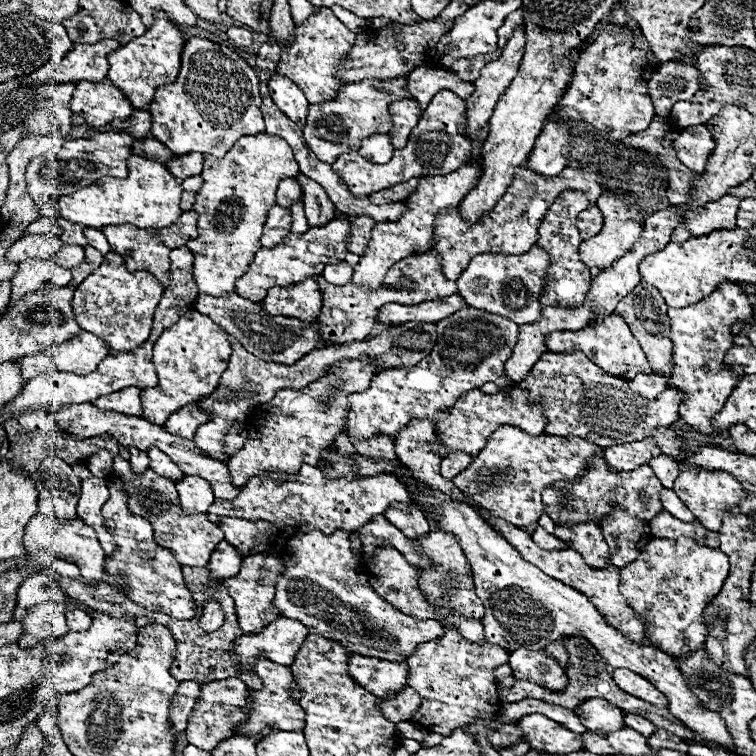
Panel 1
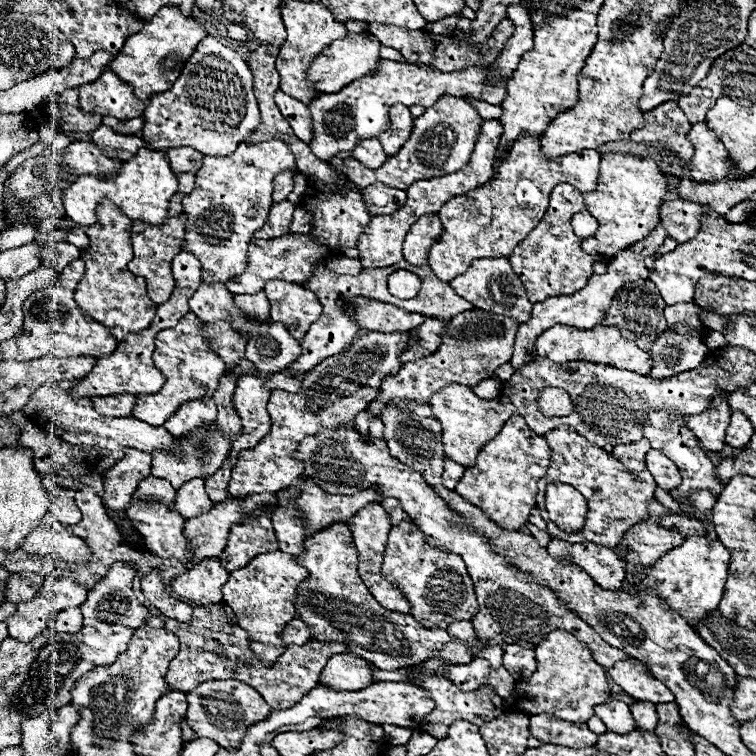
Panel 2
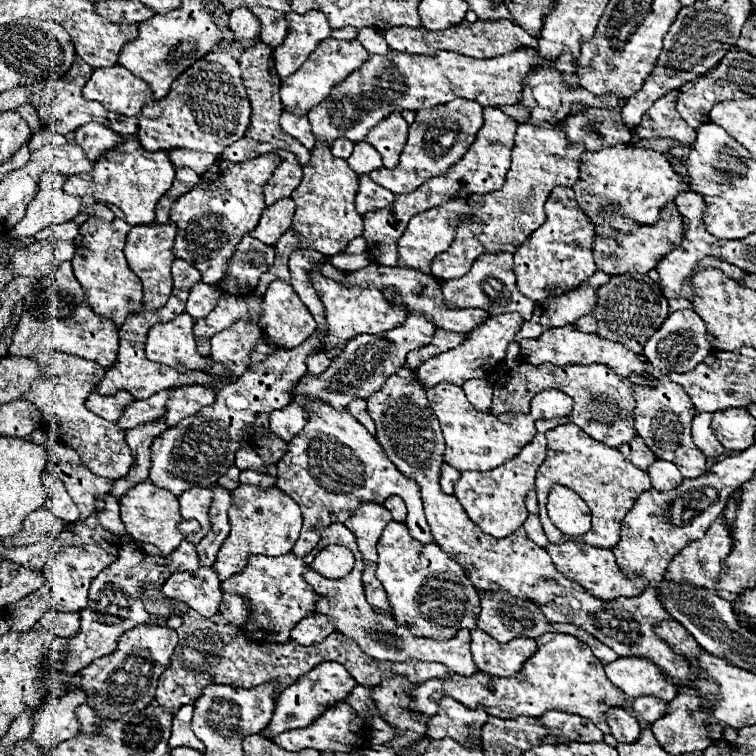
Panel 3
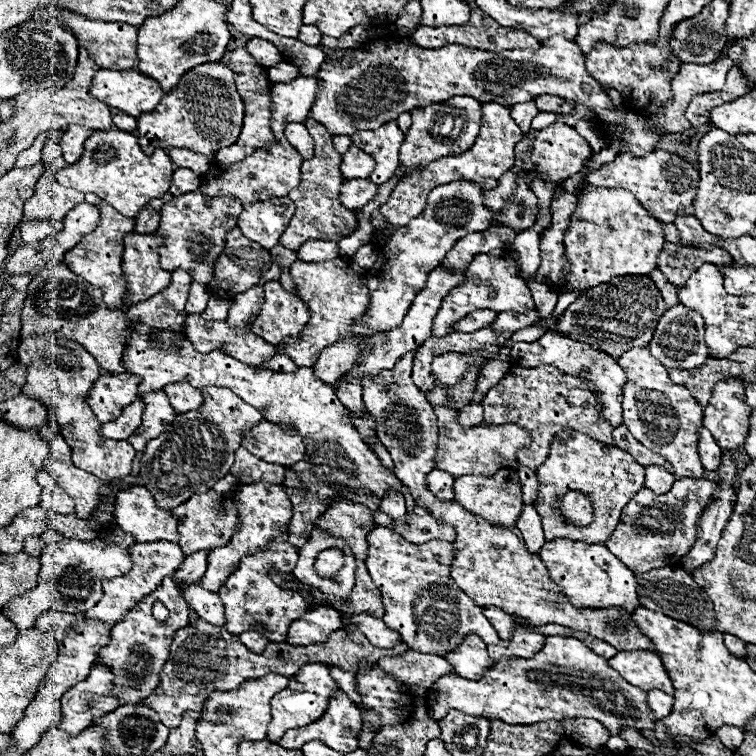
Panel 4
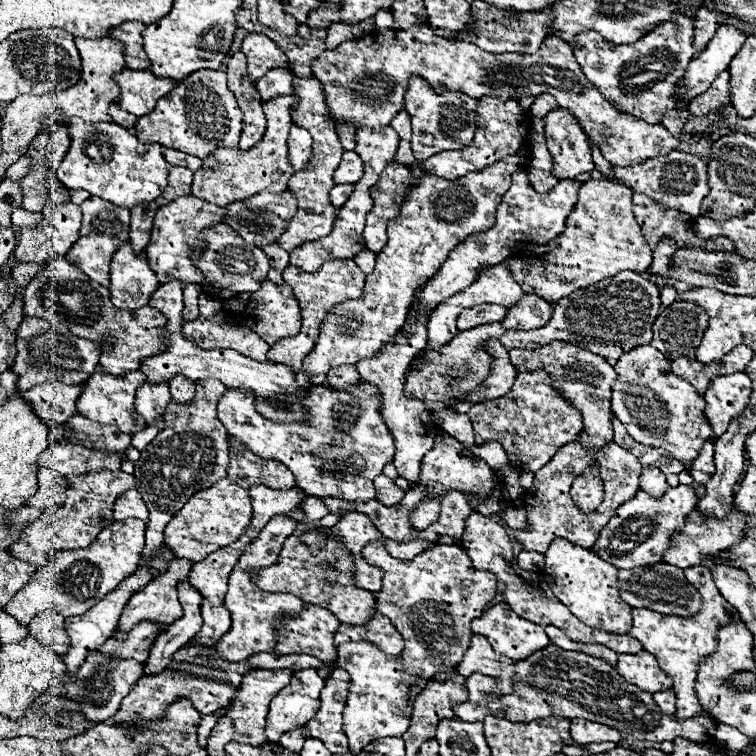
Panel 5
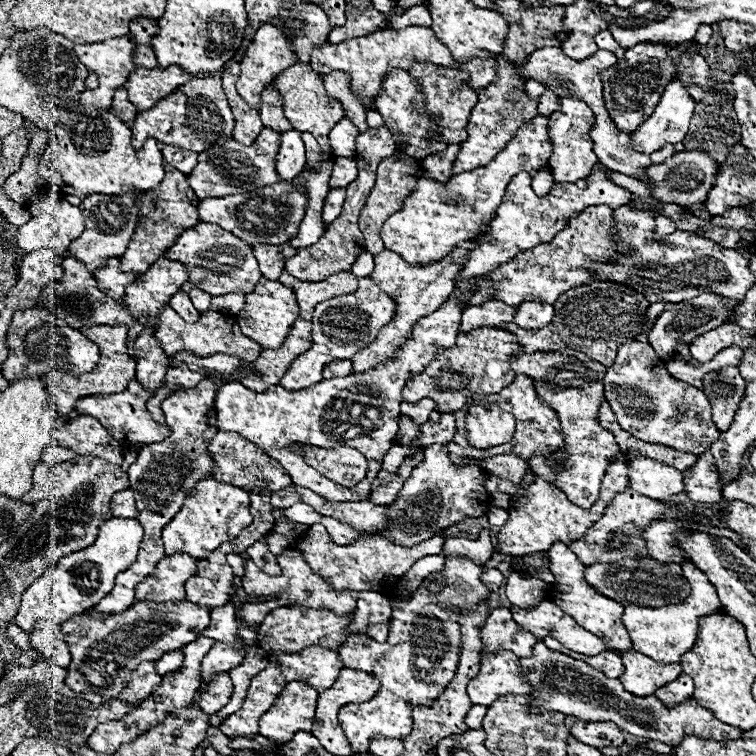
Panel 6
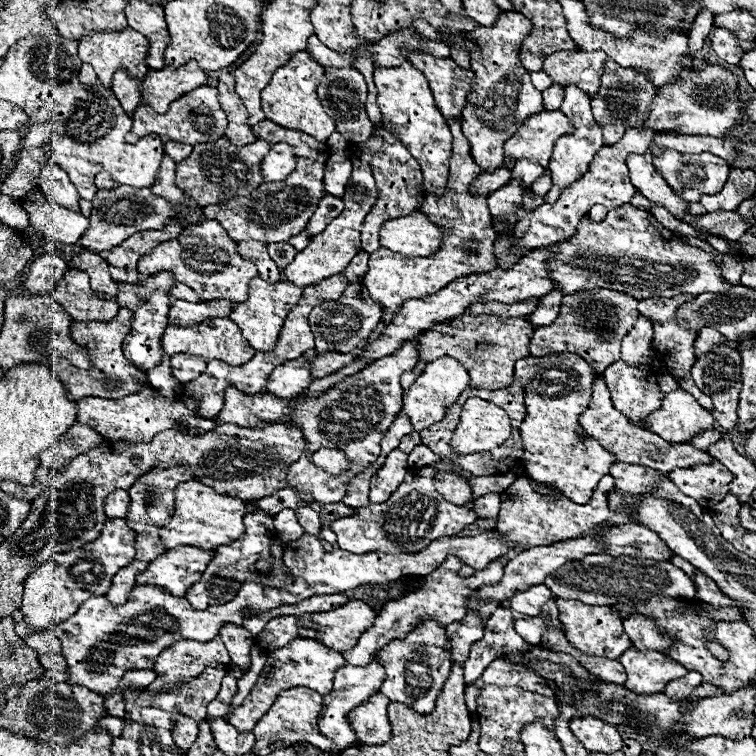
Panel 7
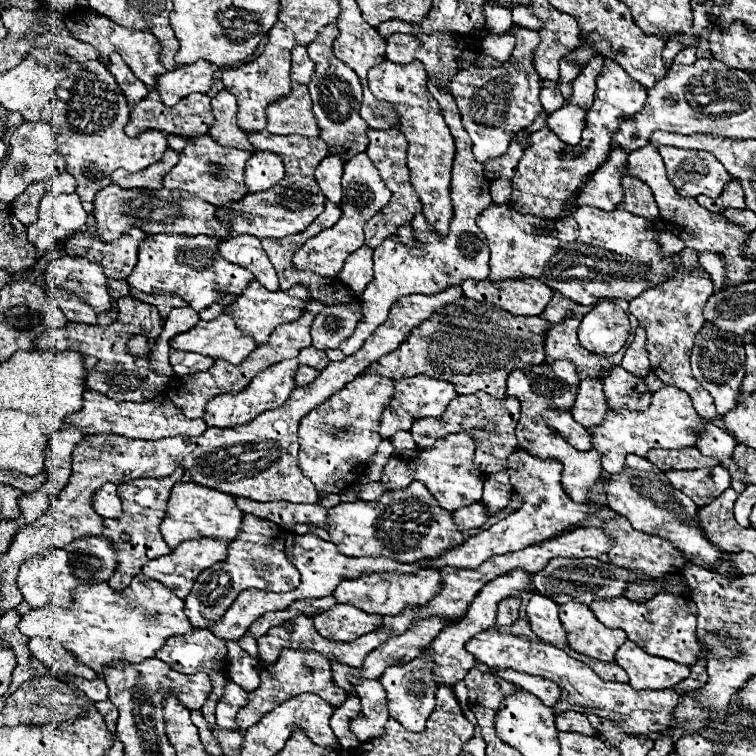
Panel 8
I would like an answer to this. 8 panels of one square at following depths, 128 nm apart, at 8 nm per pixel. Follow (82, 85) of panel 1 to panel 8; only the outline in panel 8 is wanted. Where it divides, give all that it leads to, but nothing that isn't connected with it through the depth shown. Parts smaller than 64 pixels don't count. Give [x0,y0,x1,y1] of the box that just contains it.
[154,60,214,108]

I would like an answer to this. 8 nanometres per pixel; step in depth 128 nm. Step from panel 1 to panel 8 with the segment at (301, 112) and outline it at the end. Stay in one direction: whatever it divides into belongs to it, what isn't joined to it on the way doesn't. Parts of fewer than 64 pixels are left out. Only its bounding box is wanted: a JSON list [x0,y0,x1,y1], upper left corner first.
[246,152,284,194]

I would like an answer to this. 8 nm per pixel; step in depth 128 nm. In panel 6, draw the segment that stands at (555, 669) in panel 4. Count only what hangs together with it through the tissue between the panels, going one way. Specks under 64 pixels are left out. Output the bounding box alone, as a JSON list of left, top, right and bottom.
[464,642,740,744]

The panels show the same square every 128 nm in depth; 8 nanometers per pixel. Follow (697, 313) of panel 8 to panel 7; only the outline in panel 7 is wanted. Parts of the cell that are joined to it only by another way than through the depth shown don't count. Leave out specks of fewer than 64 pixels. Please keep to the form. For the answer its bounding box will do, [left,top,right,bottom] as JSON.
[638,294,712,410]

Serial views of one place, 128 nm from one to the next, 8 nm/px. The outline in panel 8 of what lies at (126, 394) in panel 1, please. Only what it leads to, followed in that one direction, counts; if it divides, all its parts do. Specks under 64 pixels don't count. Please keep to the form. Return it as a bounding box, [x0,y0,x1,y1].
[64,390,208,440]

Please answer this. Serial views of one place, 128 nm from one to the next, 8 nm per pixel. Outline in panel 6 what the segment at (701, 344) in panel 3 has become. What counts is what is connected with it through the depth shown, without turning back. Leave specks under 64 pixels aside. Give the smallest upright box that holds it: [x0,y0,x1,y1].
[648,292,740,358]

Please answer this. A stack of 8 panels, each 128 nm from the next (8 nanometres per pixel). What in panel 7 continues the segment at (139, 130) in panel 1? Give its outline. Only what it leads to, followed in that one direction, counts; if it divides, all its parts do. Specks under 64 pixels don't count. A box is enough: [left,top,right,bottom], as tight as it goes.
[112,70,140,114]

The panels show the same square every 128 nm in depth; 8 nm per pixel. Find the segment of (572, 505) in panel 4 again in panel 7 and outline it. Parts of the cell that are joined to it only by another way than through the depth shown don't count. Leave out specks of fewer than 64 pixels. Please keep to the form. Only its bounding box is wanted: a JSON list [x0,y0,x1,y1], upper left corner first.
[514,354,618,504]

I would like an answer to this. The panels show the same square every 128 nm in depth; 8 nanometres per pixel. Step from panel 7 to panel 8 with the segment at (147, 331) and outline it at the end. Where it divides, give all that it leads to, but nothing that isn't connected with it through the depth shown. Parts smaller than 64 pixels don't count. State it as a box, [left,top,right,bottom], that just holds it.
[108,280,148,356]

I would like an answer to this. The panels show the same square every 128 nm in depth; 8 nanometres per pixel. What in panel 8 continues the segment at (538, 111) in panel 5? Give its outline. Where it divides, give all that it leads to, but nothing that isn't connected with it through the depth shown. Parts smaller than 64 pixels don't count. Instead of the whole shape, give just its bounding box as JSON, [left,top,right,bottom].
[540,62,578,112]

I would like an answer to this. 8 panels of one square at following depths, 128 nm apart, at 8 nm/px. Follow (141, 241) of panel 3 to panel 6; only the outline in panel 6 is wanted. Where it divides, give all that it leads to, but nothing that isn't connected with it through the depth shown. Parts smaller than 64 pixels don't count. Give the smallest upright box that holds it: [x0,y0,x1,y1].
[94,258,140,302]

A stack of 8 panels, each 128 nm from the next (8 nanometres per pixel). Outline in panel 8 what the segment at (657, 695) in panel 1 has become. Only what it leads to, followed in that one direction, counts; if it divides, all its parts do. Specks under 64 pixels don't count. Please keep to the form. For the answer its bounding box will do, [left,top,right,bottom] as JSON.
[616,640,690,690]

